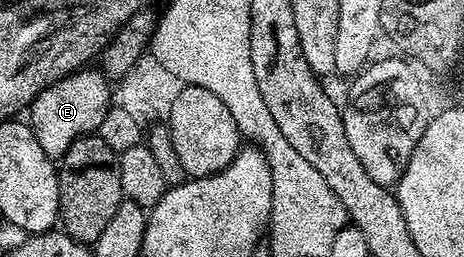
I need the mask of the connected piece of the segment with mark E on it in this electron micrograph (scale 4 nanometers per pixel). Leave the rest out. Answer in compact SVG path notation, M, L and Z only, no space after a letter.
M83 67L60 78L36 95L28 107L28 124L48 156L62 158L72 143L93 134L102 126L104 115L112 108L112 96L103 84L106 76L101 68Z

